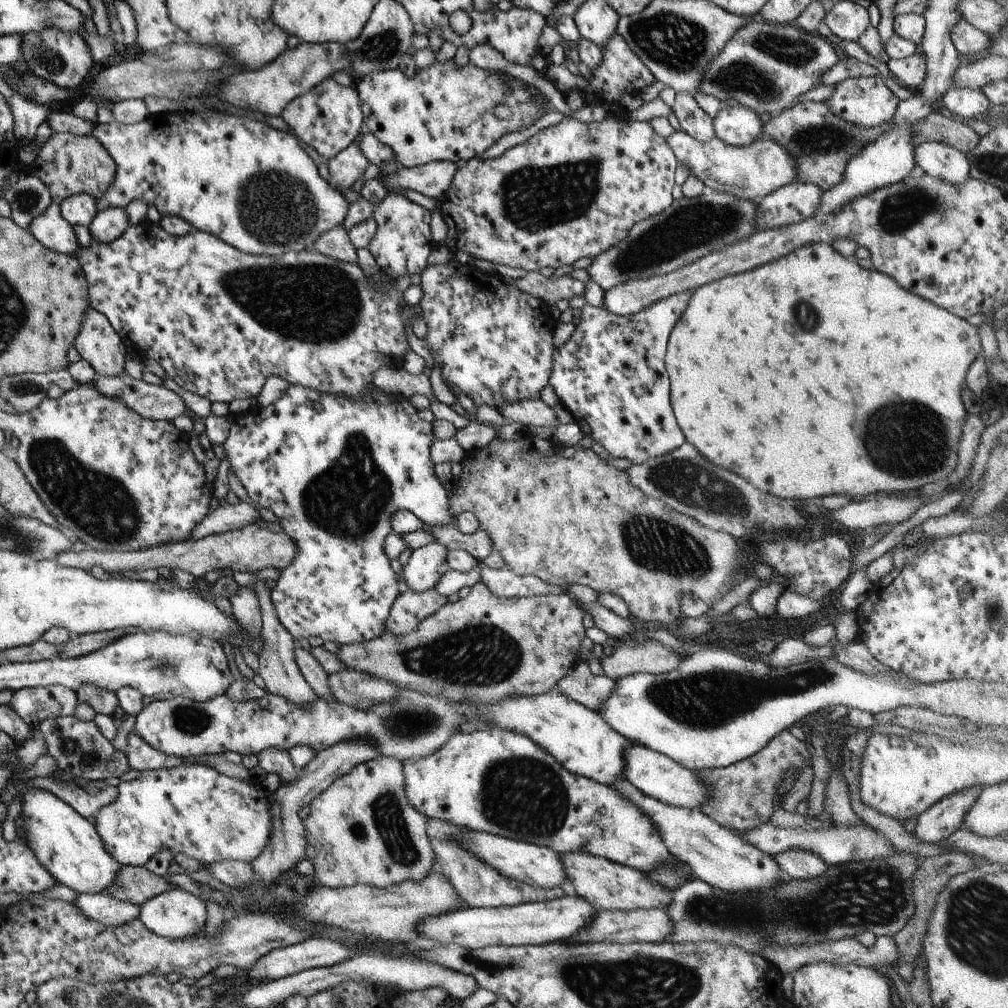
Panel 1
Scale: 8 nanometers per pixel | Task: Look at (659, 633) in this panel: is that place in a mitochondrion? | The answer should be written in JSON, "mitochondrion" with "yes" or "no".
{"mitochondrion":"no"}

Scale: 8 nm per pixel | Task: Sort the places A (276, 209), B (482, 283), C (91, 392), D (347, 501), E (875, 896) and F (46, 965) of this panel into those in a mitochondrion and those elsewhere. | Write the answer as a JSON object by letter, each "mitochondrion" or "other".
{"A":"mitochondrion","B":"other","C":"other","D":"mitochondrion","E":"mitochondrion","F":"other"}

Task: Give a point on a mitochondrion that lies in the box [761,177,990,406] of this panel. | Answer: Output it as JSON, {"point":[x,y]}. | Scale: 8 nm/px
{"point":[904,211]}

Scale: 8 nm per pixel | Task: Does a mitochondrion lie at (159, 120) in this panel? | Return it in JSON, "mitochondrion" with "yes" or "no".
{"mitochondrion":"no"}

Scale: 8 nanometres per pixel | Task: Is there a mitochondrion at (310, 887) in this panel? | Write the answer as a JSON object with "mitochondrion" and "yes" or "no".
{"mitochondrion":"no"}

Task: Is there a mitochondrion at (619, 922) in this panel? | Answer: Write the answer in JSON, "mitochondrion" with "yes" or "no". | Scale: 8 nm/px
{"mitochondrion":"no"}

